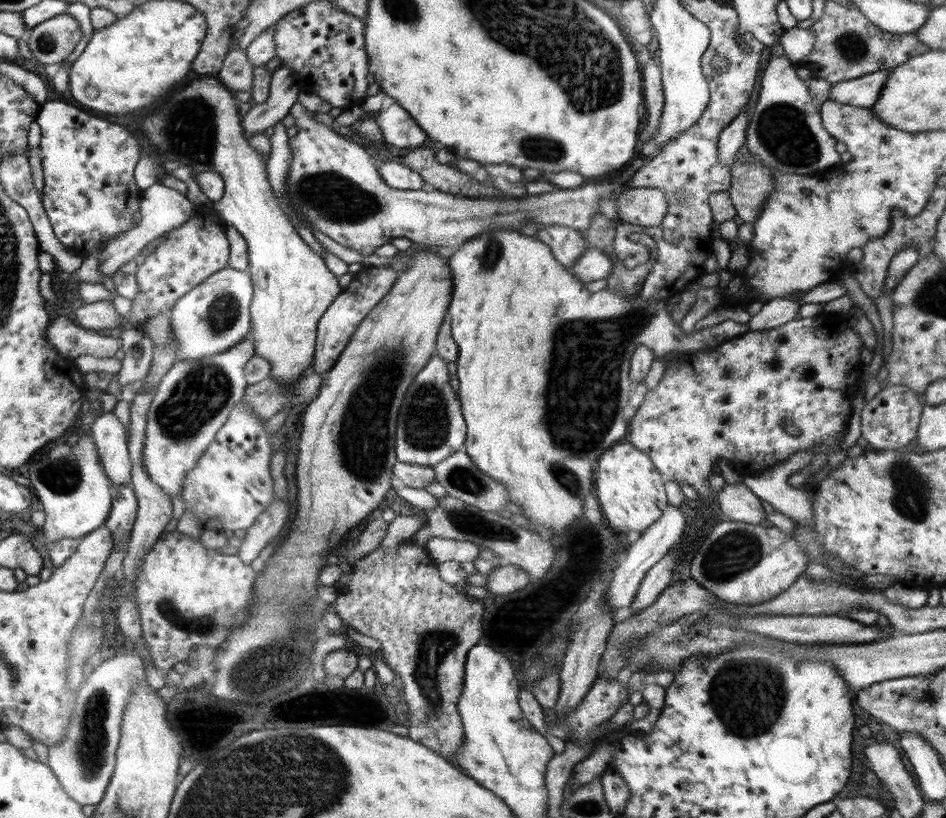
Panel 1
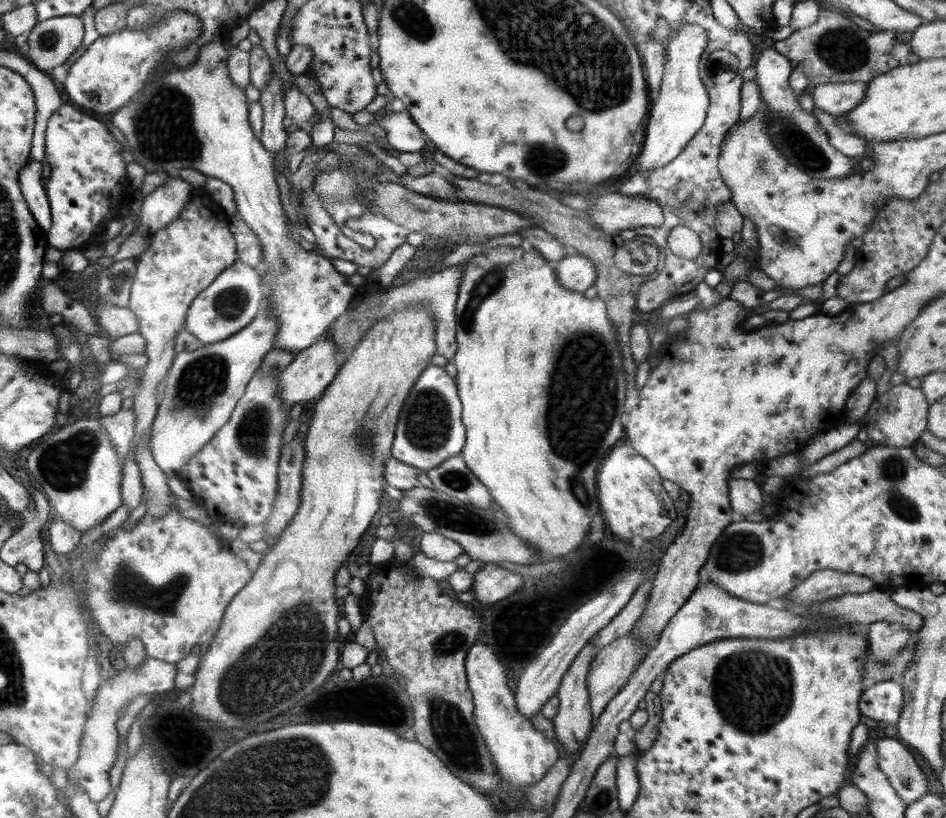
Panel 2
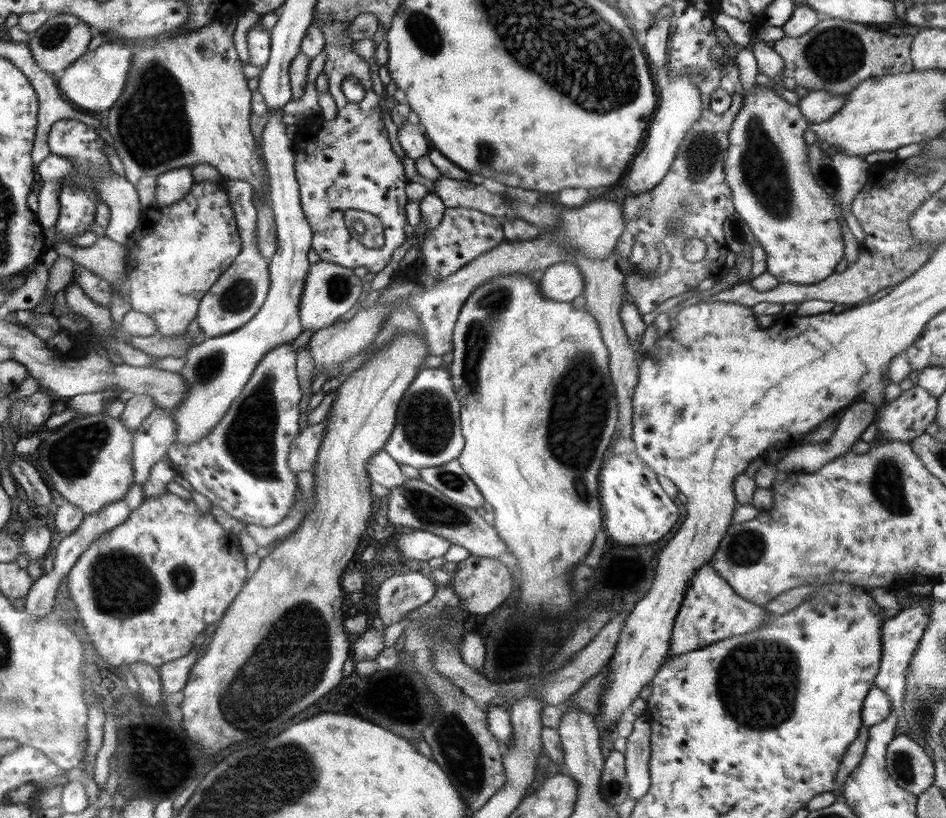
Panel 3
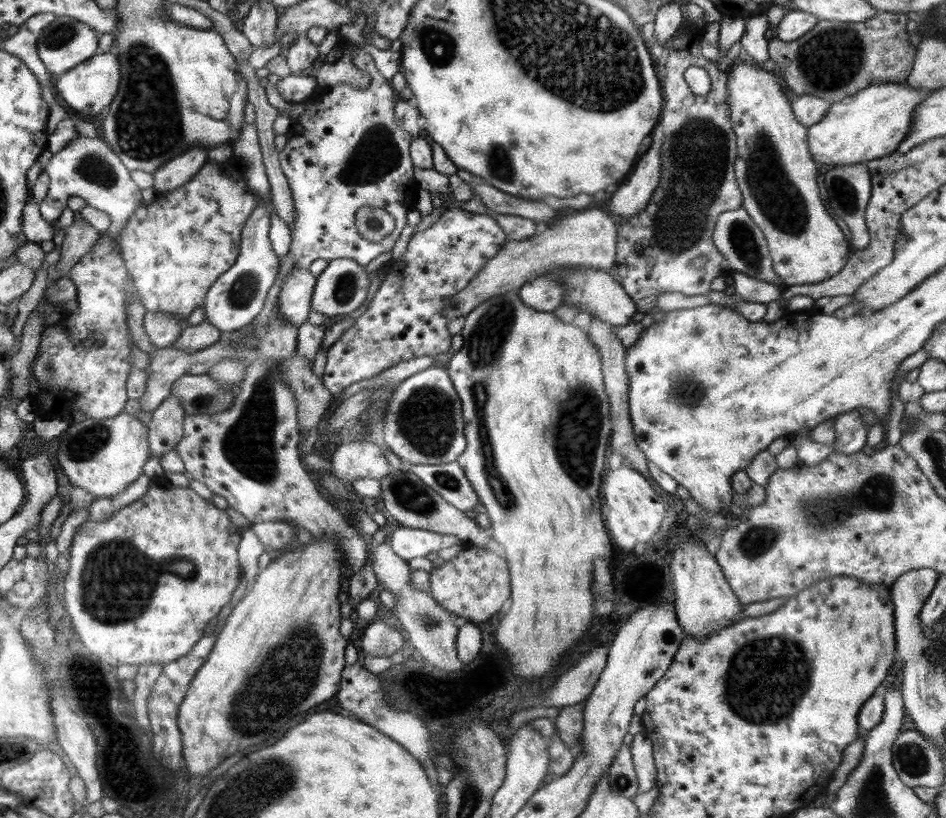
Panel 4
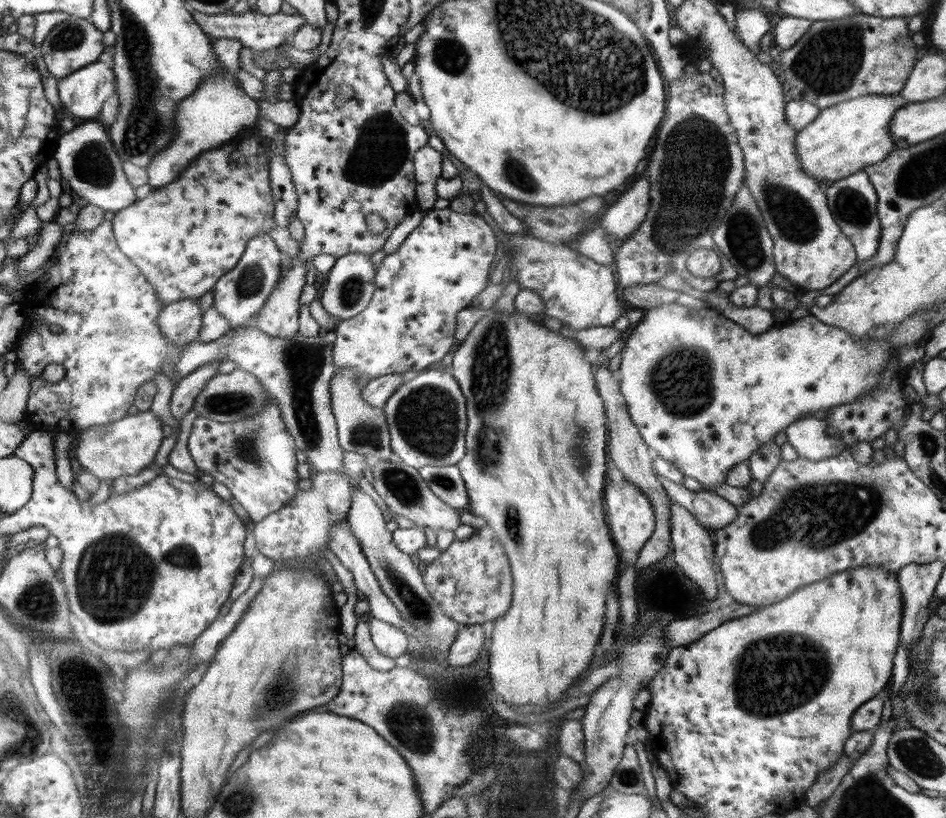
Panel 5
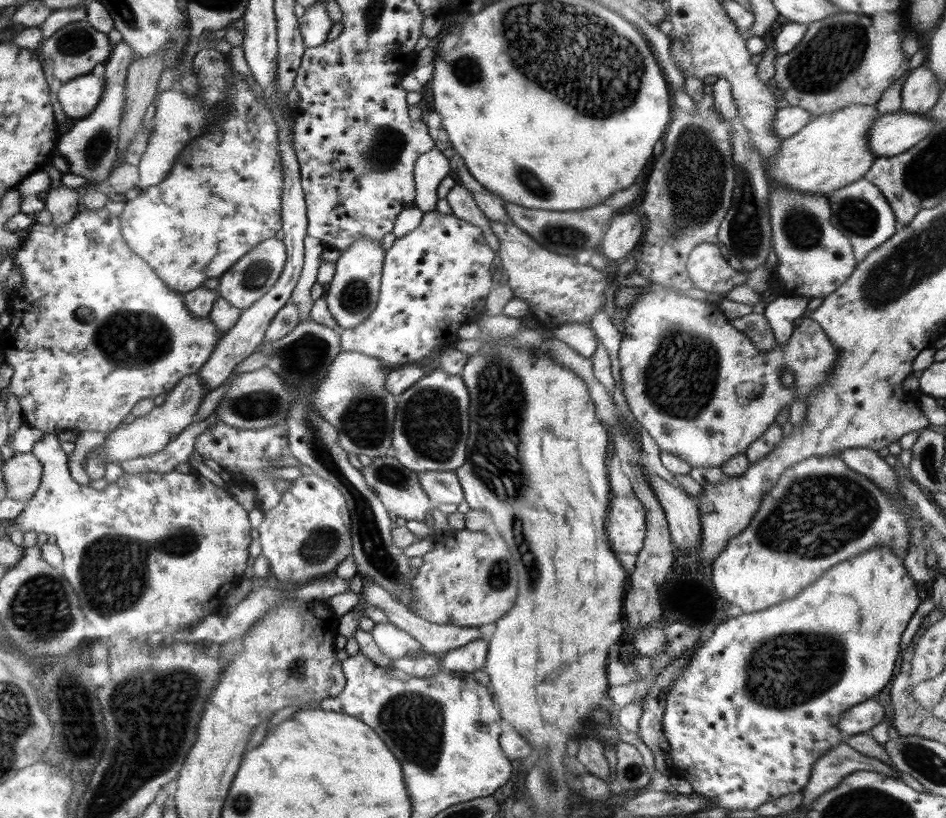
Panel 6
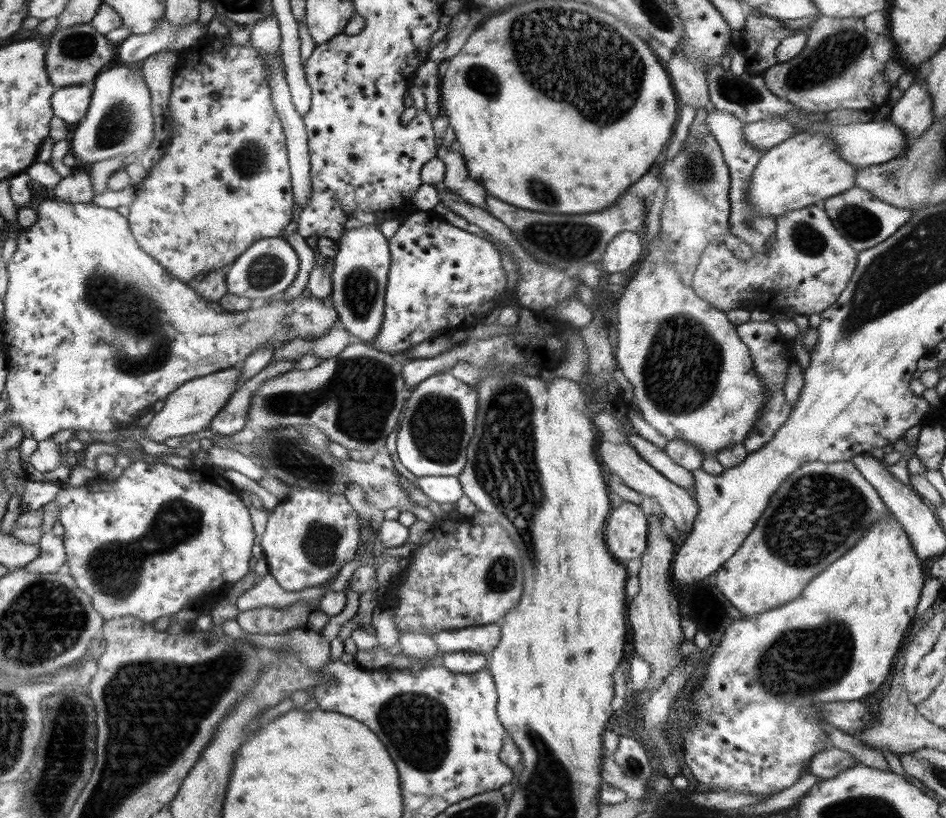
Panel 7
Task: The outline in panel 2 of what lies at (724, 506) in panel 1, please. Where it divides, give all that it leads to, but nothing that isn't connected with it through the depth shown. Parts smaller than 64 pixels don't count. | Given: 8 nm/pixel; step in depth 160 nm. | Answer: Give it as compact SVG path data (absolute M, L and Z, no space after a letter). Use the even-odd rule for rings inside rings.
M733 479L727 482L729 503L736 518L744 518L753 512L762 512L766 502L762 497L761 486L754 479Z

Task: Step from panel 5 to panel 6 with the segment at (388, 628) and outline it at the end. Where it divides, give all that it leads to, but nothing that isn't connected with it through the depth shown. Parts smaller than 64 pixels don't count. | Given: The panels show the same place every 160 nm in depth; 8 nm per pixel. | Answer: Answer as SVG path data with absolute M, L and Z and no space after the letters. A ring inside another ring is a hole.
M388 621L376 622L371 633L380 650L391 659L404 658L408 652L414 656L422 653L421 644L414 637Z

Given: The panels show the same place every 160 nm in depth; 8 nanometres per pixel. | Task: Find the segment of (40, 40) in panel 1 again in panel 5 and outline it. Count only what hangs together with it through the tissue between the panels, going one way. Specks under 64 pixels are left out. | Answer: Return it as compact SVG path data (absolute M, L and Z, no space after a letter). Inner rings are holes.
M69 15L64 22L56 25L48 33L40 45L48 72L51 76L61 79L75 70L97 62L98 57L106 49L102 42L102 36L103 32L98 30L88 19Z

